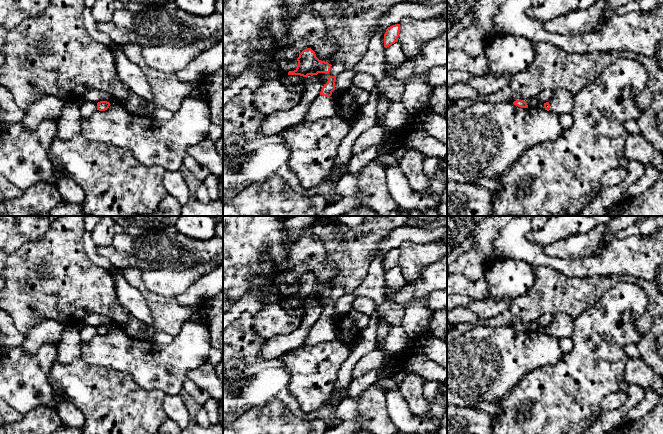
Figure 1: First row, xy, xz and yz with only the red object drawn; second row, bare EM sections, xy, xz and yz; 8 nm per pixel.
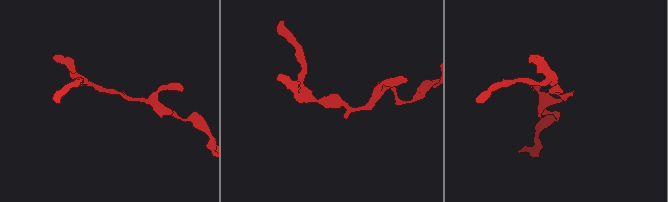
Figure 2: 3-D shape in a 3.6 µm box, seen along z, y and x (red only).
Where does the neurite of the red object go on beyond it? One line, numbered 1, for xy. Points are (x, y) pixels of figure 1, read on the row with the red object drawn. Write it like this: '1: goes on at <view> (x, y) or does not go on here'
1: does not go on here

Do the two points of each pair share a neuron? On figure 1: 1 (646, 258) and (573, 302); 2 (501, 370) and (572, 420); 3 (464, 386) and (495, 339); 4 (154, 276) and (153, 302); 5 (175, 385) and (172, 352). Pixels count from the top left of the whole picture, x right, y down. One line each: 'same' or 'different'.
1: different
2: different
3: same
4: different
5: same

